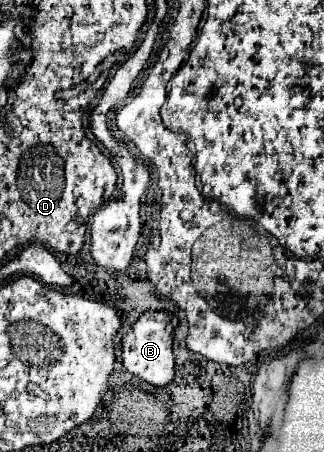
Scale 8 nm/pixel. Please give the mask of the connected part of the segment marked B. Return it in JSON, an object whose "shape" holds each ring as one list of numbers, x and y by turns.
{"shape":[[144,312,122,338,122,364,126,370,154,386,166,386,174,378,174,356,172,356,172,332,166,330,166,322,158,322,154,312]]}

